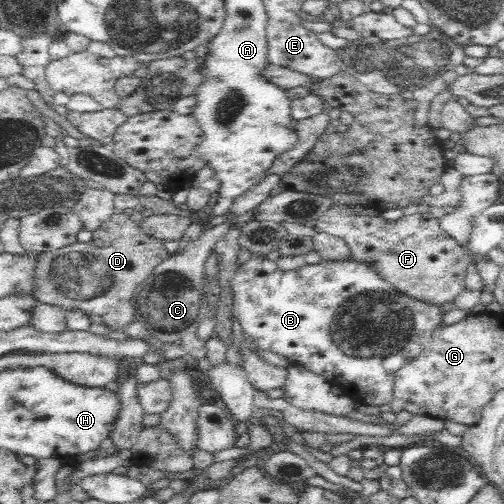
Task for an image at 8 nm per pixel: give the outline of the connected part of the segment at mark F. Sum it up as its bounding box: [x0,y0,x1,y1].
[314,204,471,305]

